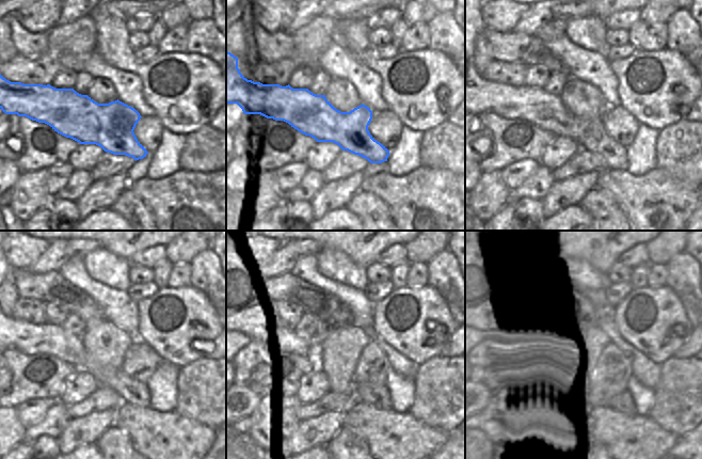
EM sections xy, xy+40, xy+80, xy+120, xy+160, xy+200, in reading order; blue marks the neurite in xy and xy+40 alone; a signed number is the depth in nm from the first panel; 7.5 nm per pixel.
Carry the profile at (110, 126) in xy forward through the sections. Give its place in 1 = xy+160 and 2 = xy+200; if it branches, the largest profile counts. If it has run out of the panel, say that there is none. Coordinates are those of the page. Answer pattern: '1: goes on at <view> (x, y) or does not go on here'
1: goes on at xy+160 (248, 320)
2: goes on at xy+200 (487, 316)

